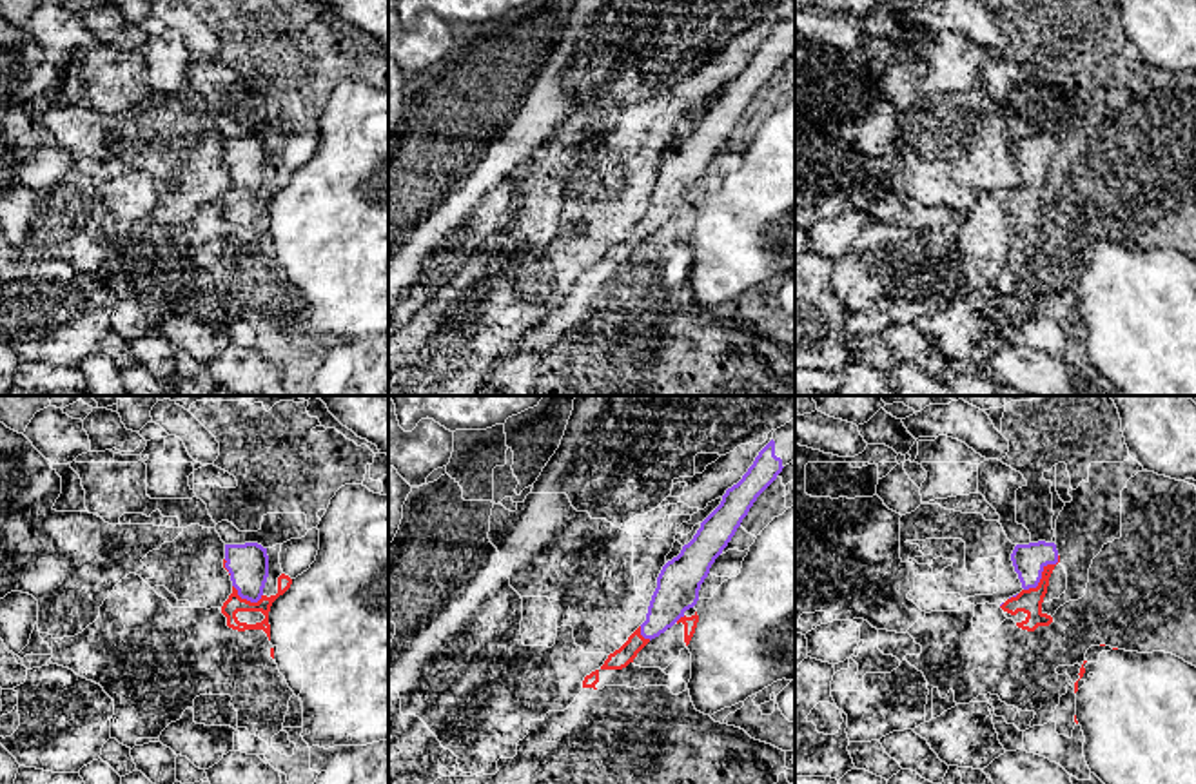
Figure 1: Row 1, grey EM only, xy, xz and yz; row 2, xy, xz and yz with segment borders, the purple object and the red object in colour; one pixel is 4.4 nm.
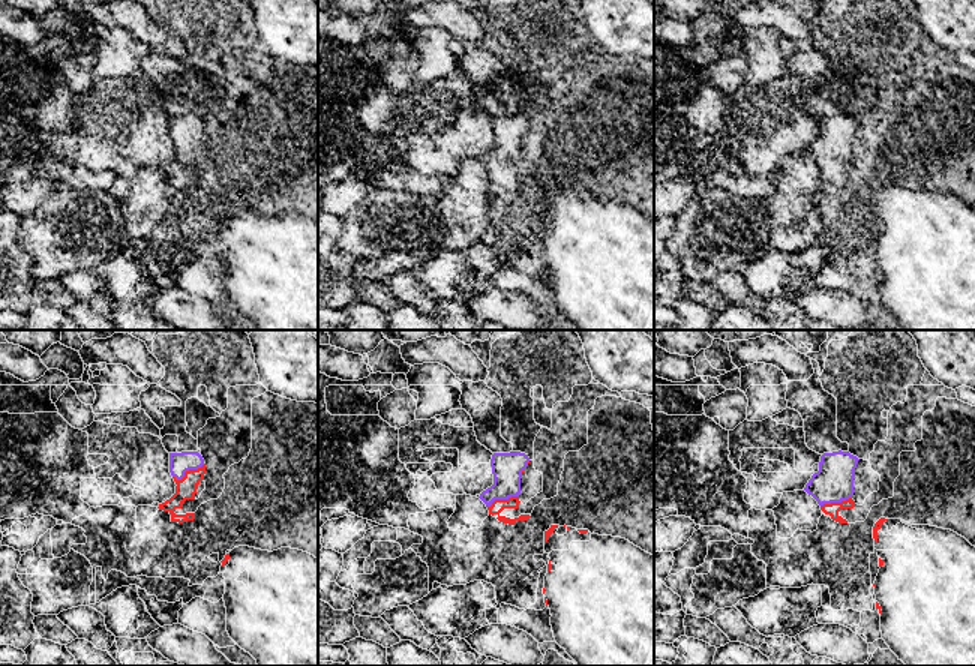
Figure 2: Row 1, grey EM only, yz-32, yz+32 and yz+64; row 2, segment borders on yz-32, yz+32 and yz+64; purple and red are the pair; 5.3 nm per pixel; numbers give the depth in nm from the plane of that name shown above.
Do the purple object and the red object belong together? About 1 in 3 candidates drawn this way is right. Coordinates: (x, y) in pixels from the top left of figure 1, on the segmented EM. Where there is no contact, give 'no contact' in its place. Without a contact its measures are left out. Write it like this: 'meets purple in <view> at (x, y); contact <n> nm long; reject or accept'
meets purple in yz at (1040, 574); contact 220 nm long; accept

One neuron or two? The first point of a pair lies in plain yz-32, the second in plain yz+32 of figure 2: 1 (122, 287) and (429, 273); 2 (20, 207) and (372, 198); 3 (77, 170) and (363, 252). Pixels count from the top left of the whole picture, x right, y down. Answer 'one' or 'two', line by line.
1: one
2: two
3: one

